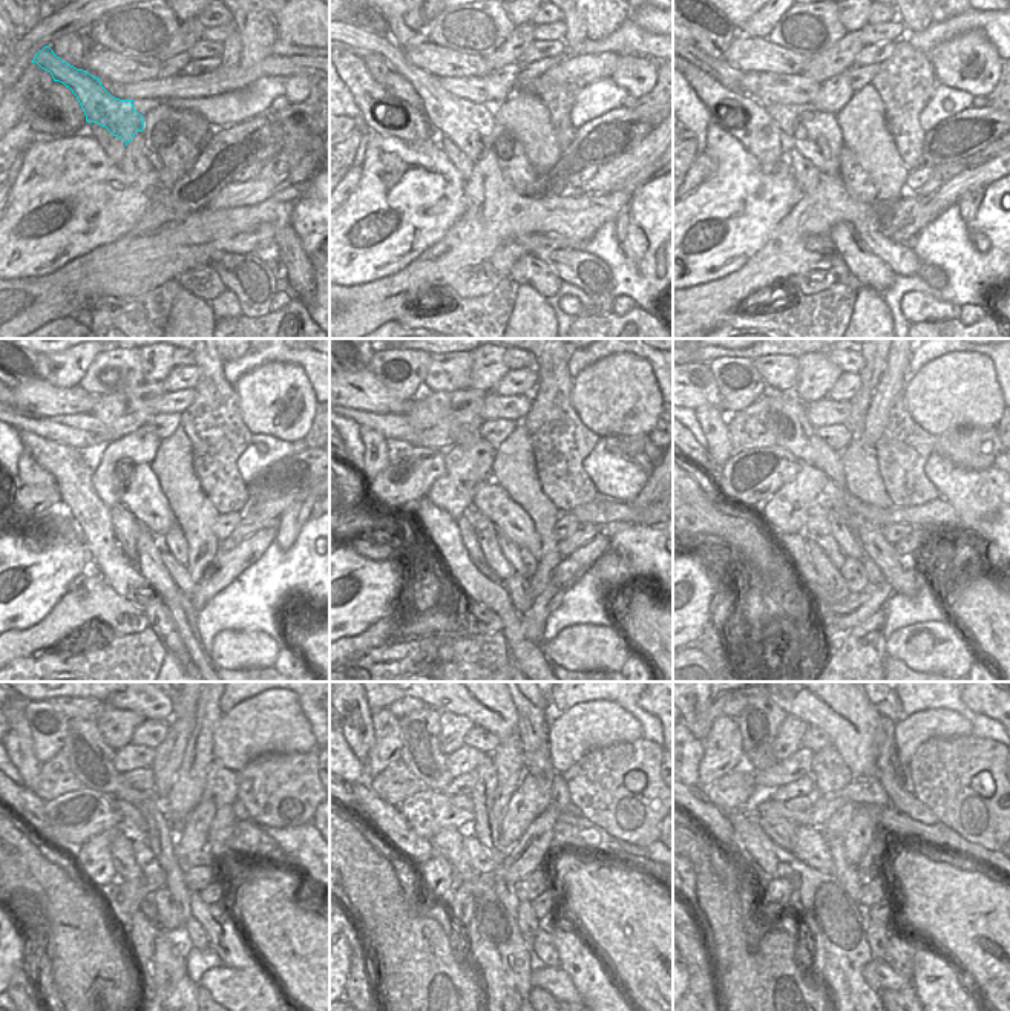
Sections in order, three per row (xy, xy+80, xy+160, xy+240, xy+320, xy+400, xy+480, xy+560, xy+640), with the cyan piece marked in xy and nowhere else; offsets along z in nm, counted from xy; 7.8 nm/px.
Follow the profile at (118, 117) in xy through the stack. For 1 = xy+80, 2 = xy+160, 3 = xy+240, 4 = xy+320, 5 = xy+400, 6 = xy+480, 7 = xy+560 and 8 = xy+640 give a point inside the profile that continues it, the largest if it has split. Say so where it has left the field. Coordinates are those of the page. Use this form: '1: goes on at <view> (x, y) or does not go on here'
1: goes on at xy+80 (468, 124)
2: goes on at xy+160 (823, 143)
3: goes on at xy+240 (143, 497)
4: goes on at xy+320 (491, 498)
5: goes on at xy+400 (906, 579)
6: goes on at xy+480 (224, 938)
7: goes on at xy+560 (589, 975)
8: goes on at xy+640 (935, 981)

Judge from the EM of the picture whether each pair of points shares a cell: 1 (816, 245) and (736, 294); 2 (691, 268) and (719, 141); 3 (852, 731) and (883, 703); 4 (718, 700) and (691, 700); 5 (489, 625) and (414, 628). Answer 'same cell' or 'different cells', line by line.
1: different cells
2: same cell
3: different cells
4: different cells
5: same cell

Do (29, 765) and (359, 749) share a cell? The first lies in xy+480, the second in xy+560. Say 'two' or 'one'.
one

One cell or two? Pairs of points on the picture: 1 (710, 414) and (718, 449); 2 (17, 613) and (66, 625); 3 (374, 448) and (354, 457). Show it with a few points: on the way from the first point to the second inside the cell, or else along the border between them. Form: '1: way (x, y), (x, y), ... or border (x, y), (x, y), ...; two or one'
1: way (711, 423), (716, 428), (718, 440); one
2: border (65, 593), (37, 622), (16, 630); two
3: border (359, 426), (363, 444), (362, 471); two

